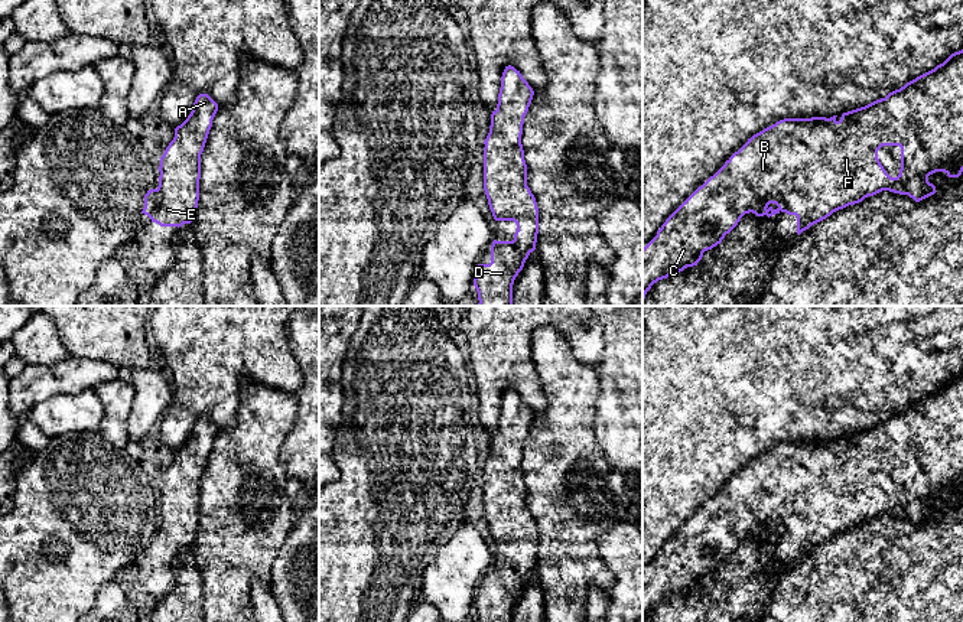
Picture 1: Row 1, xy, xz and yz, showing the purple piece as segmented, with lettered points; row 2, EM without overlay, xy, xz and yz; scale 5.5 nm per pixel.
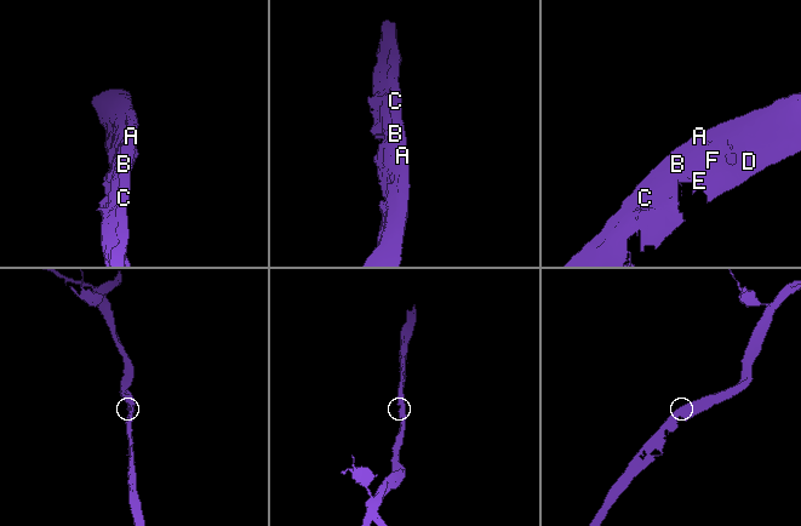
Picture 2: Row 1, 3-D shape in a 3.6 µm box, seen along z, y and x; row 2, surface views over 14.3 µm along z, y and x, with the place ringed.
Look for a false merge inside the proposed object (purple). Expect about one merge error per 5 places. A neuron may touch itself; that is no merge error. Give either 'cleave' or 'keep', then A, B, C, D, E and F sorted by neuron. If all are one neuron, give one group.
keep | A B C D E F

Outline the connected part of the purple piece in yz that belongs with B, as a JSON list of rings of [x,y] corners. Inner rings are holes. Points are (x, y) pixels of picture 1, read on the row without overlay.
[[[963,372],[885,421],[843,436],[839,444],[836,440],[784,442],[748,462],[666,543],[657,559],[642,571],[642,622],[658,603],[697,589],[703,576],[720,567],[745,537],[768,541],[780,535],[796,538],[800,559],[833,535],[882,514],[908,518],[920,525],[936,517],[936,509],[928,505],[930,498],[944,495],[949,501],[959,501],[963,495]],[[882,469],[901,470],[901,492],[897,501],[891,501],[878,482]]]

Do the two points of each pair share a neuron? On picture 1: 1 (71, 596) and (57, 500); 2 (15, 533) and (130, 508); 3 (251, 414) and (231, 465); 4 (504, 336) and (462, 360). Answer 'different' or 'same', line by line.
1: same
2: same
3: same
4: different

